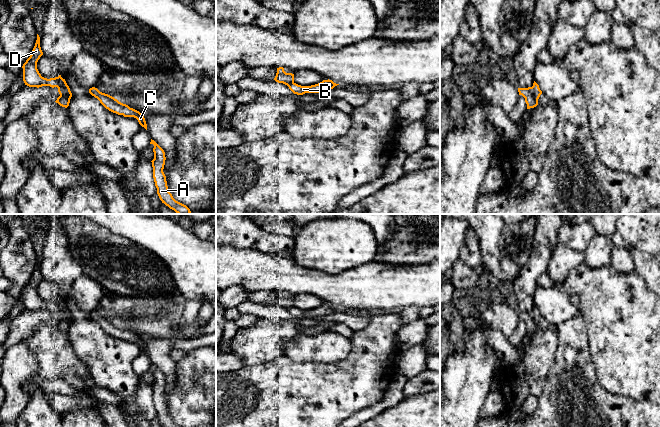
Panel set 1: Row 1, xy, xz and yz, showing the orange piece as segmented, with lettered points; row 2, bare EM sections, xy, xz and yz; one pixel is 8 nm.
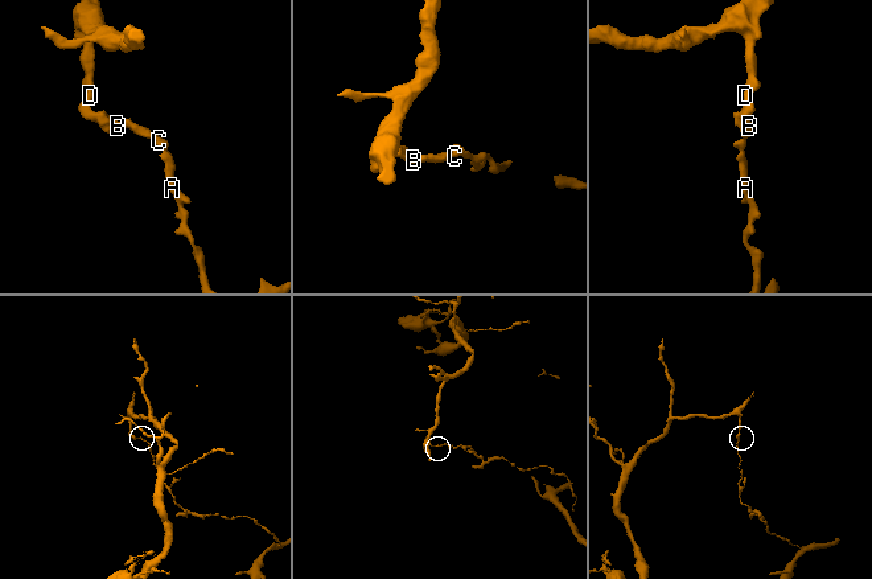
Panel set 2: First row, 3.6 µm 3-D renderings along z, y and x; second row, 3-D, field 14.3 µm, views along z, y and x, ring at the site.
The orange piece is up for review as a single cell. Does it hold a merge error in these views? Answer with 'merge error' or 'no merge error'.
merge error

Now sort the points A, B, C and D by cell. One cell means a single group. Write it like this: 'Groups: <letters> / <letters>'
Groups: A B C / D

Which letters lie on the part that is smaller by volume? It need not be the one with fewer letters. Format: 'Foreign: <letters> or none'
Foreign: A, B, C

